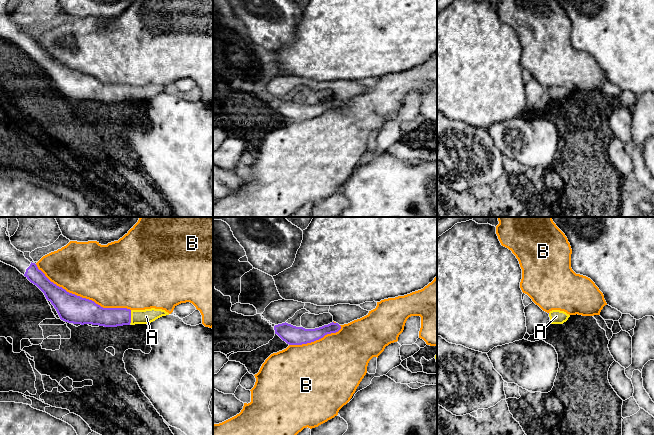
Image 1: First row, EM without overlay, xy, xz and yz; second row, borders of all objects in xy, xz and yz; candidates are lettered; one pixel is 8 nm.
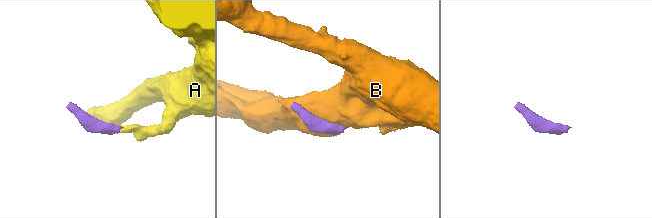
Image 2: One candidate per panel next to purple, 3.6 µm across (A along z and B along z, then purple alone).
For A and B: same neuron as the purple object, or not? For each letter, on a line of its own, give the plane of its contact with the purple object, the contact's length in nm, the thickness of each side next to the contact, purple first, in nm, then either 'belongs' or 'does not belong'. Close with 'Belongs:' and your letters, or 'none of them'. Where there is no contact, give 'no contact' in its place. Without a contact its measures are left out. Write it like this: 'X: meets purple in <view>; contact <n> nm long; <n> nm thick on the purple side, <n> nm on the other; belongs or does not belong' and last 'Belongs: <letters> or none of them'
A: meets purple in xy; contact 110 nm long; 160 nm thick on the purple side, 120 nm on the other; belongs
B: meets purple in xy; contact 850 nm long; 220 nm thick on the purple side, 460 nm on the other; does not belong
Belongs: A

